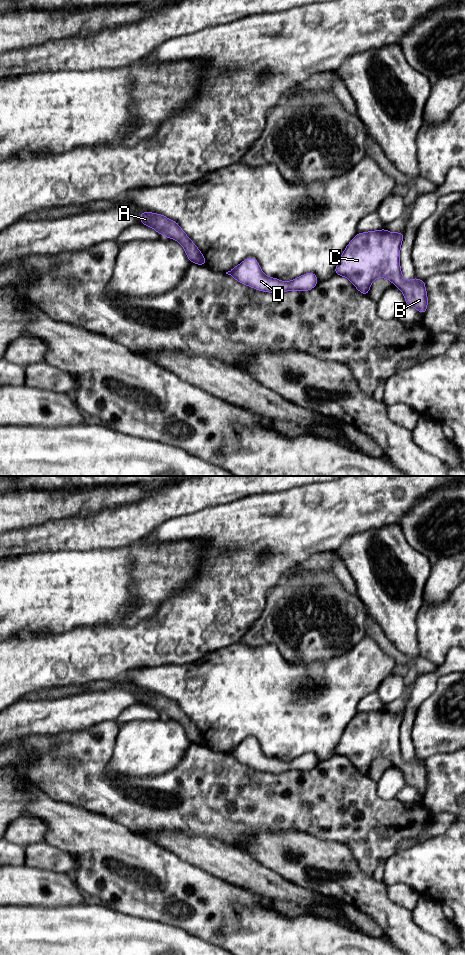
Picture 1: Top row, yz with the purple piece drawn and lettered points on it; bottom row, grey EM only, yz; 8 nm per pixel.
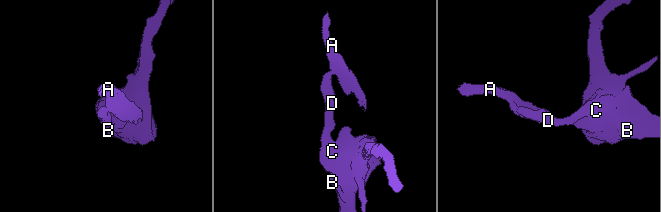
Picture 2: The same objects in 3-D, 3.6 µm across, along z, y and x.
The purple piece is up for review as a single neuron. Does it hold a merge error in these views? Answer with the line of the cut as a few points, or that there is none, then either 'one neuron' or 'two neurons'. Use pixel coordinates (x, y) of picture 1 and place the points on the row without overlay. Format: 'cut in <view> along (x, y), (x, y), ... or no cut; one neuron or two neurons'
cut in yz along (204, 739), (202, 744); two neurons

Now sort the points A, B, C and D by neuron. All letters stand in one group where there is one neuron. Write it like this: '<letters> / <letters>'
A / B C D

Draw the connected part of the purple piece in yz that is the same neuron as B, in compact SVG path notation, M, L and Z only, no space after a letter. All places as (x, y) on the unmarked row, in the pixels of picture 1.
M385 708L357 713L342 733L334 752L348 758L367 776L376 758L386 758L403 772L407 785L424 795L428 784L425 760L414 757L406 761L400 749L403 718L403 712L391 713Z

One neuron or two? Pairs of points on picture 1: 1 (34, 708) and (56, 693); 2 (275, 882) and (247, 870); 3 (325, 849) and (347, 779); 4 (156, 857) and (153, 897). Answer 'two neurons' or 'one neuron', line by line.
1: two neurons
2: one neuron
3: two neurons
4: one neuron

